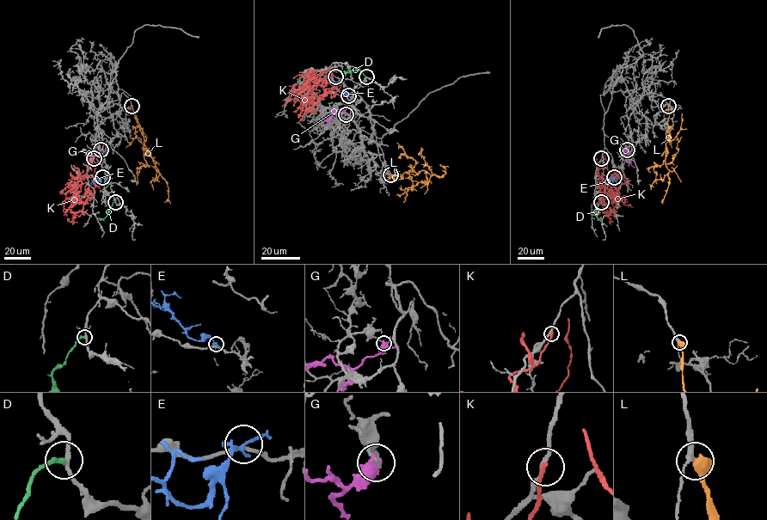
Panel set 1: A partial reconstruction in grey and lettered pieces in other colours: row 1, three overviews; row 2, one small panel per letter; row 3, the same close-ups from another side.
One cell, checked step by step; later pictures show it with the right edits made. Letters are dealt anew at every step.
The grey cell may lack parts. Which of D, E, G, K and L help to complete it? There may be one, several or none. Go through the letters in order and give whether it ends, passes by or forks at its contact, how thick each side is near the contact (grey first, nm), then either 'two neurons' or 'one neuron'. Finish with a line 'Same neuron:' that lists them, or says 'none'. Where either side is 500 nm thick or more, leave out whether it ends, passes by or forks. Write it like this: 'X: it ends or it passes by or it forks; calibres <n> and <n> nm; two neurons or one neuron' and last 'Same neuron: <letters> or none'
D: it ends; calibres 200 and 240 nm; two neurons
E: it forks; calibres 180 and 120 nm; two neurons
G: calibres 200 and 650 nm; two neurons
K: it ends; calibres 190 and 220 nm; two neurons
L: calibres 200 and 550 nm; one neuron
Same neuron: L

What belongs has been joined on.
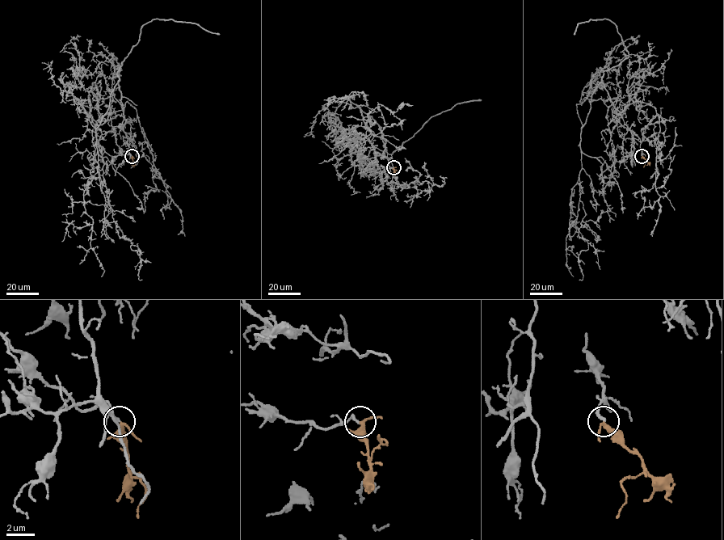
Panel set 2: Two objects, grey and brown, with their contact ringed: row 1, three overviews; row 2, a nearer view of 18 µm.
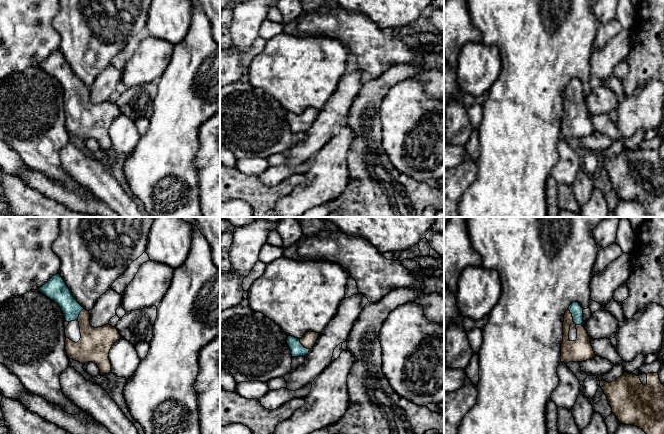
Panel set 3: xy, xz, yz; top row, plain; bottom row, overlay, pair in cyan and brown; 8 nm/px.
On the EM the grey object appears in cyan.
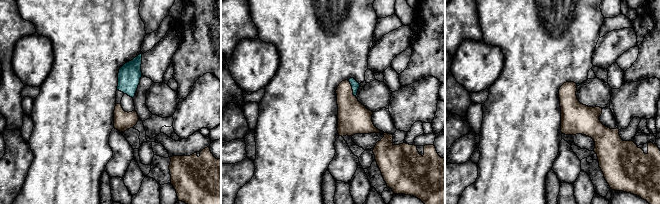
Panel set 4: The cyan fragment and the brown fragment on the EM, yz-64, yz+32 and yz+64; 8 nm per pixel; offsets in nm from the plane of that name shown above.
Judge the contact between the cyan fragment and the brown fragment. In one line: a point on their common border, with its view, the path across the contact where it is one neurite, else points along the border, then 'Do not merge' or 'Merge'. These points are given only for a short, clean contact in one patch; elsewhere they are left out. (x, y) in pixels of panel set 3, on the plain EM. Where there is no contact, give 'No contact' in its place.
Touches cyan at xz (302, 121). Path across: xz (297, 125), (302, 121), (308, 116). Merge

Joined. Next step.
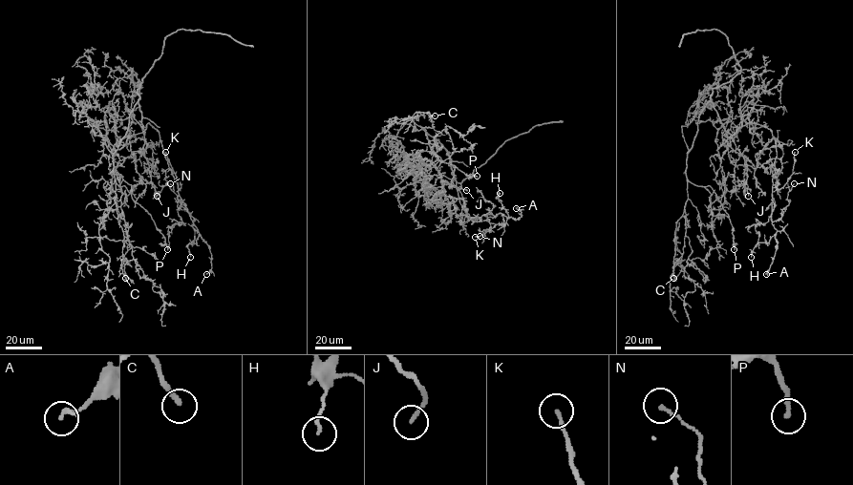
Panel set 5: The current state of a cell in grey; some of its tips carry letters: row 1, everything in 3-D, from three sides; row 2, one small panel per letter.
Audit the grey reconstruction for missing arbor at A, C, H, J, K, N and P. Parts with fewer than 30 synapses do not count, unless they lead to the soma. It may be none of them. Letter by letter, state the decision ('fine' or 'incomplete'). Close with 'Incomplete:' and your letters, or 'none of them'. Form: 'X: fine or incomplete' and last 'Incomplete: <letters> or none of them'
A: fine
C: incomplete
H: fine
J: incomplete
K: fine
N: fine
P: incomplete
Incomplete: C, J, P

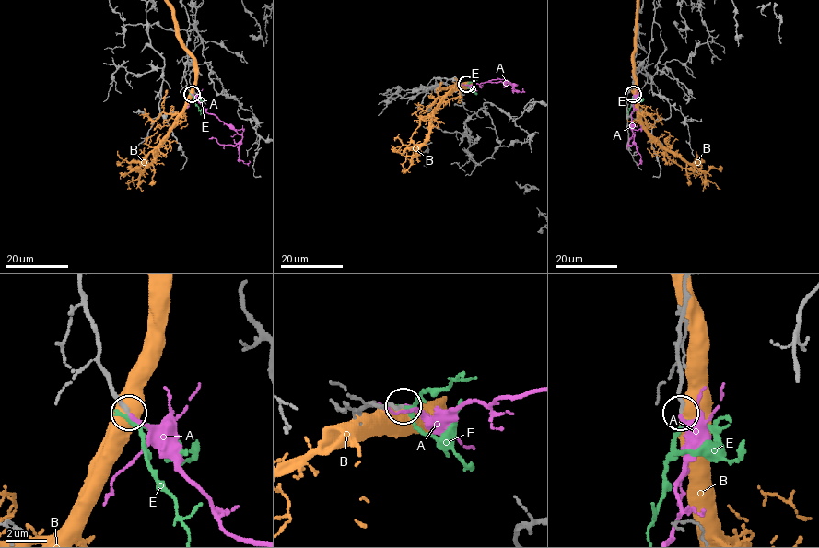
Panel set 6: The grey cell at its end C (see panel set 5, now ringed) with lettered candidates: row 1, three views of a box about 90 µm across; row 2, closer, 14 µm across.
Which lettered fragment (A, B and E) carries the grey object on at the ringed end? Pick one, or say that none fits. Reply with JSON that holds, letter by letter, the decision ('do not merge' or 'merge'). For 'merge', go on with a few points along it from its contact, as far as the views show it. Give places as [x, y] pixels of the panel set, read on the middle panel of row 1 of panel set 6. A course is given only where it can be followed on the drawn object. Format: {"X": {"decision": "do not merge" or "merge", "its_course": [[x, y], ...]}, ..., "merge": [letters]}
{"A": {"decision": "merge", "its_course": [[465, 85], [500, 81], [517, 85], [496, 79], [484, 83]]}, "B": {"decision": "do not merge"}, "E": {"decision": "do not merge"}, "merge": ["A"]}

